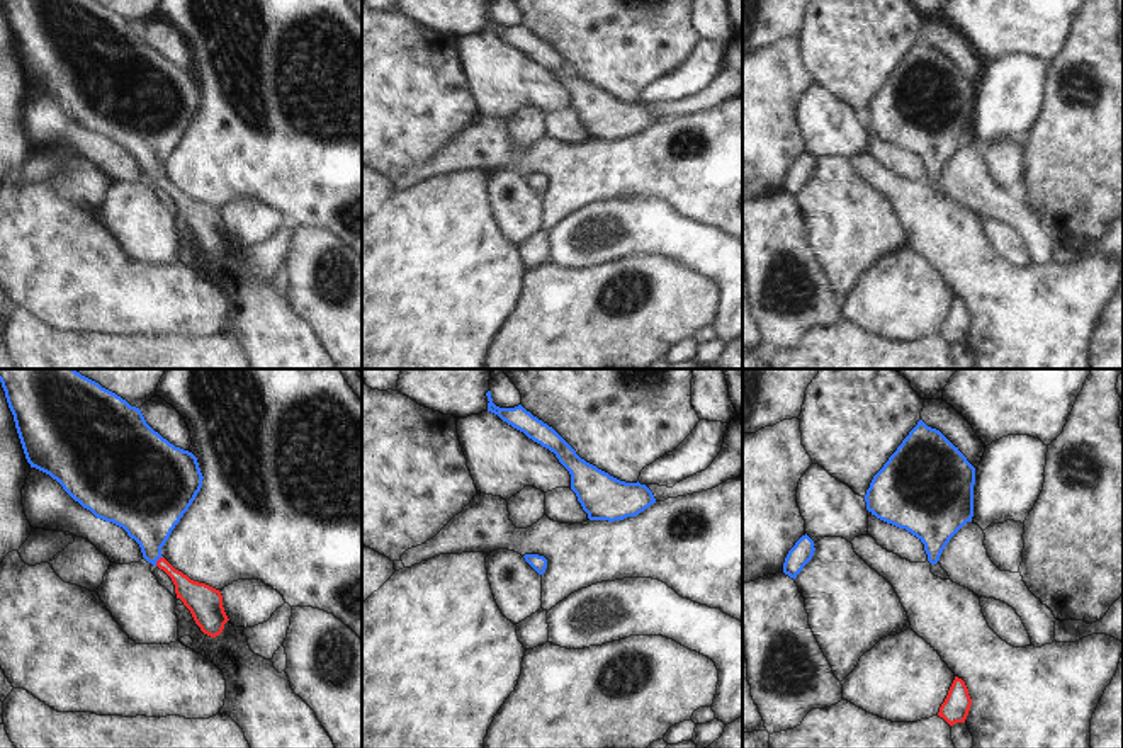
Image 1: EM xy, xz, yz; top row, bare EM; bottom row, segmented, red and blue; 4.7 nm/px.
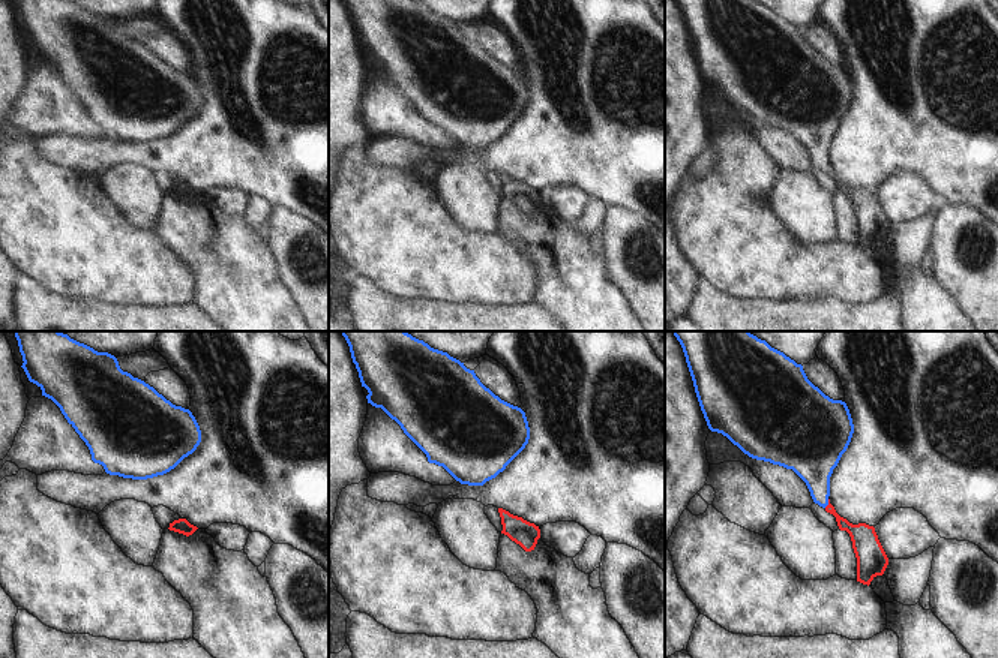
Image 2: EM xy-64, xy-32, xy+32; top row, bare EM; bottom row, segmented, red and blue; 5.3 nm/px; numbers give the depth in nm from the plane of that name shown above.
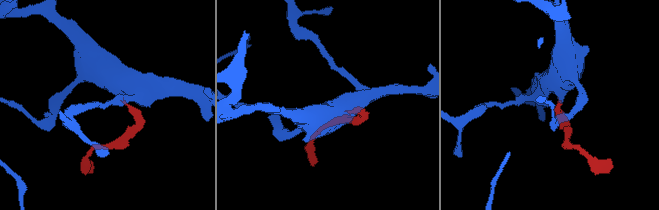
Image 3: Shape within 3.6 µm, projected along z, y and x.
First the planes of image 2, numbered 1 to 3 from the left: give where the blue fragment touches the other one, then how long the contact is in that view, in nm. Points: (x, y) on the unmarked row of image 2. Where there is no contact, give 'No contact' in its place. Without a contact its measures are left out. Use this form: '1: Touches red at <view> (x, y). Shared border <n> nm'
1: No contact
2: No contact
3: Touches red at xy+32 (829, 168). Shared border 50 nm.

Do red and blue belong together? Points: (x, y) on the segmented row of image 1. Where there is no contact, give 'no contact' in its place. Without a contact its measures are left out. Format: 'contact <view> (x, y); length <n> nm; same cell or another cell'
contact xy (157, 561); length 60 nm; same cell

